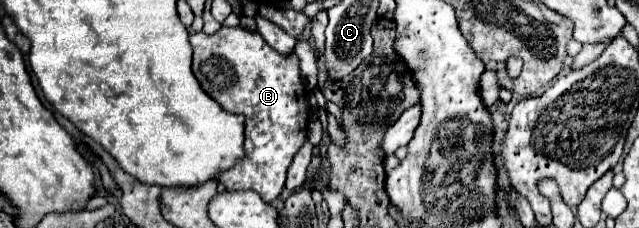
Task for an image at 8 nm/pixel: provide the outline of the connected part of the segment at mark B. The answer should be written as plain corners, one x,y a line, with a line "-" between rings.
222,26
212,36
196,32
190,44
194,48
192,70
202,90
226,112
246,118
244,158
230,170
218,172
216,182
226,190
254,190
264,202
274,202
284,188
294,154
308,142
308,90
302,84
298,56
278,54
258,32
240,26

